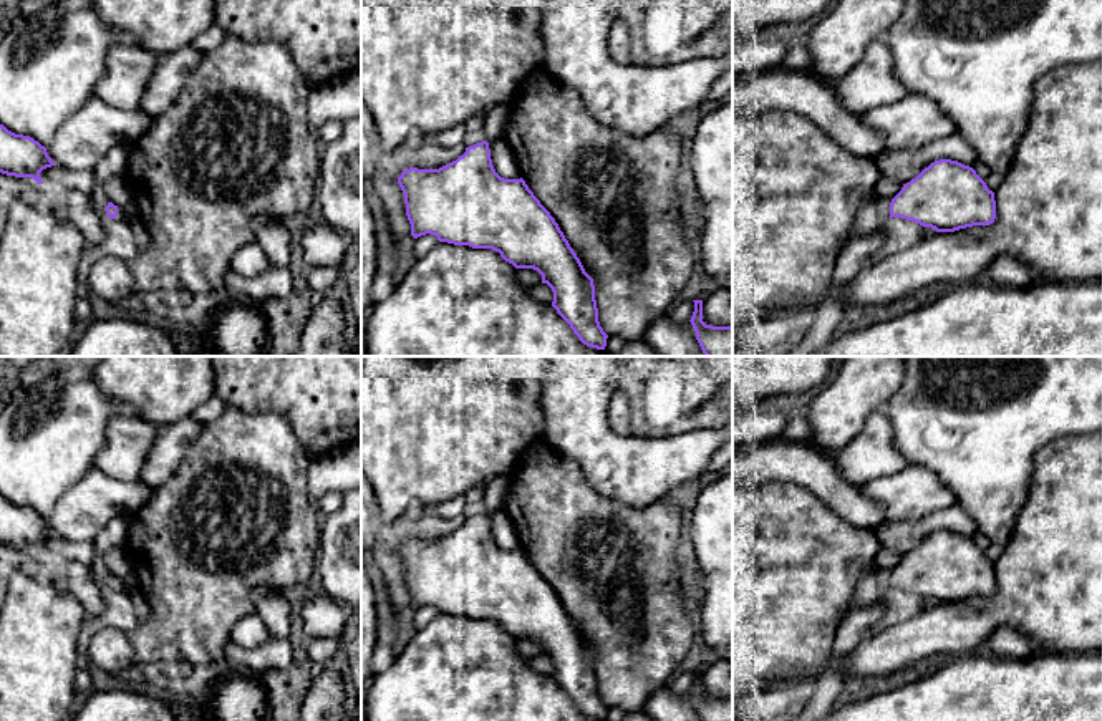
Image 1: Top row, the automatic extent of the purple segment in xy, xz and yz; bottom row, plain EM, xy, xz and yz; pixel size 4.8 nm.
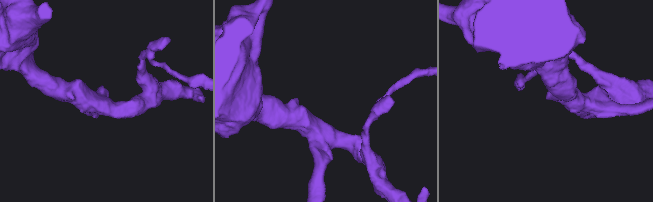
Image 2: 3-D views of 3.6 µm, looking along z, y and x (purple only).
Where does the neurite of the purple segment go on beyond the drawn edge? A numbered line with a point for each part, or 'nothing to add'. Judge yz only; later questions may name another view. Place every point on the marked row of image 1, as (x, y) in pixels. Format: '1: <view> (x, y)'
1: yz (872, 214)

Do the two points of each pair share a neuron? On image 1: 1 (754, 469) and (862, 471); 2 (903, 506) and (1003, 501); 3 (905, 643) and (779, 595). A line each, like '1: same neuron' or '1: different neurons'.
1: different neurons
2: different neurons
3: different neurons

